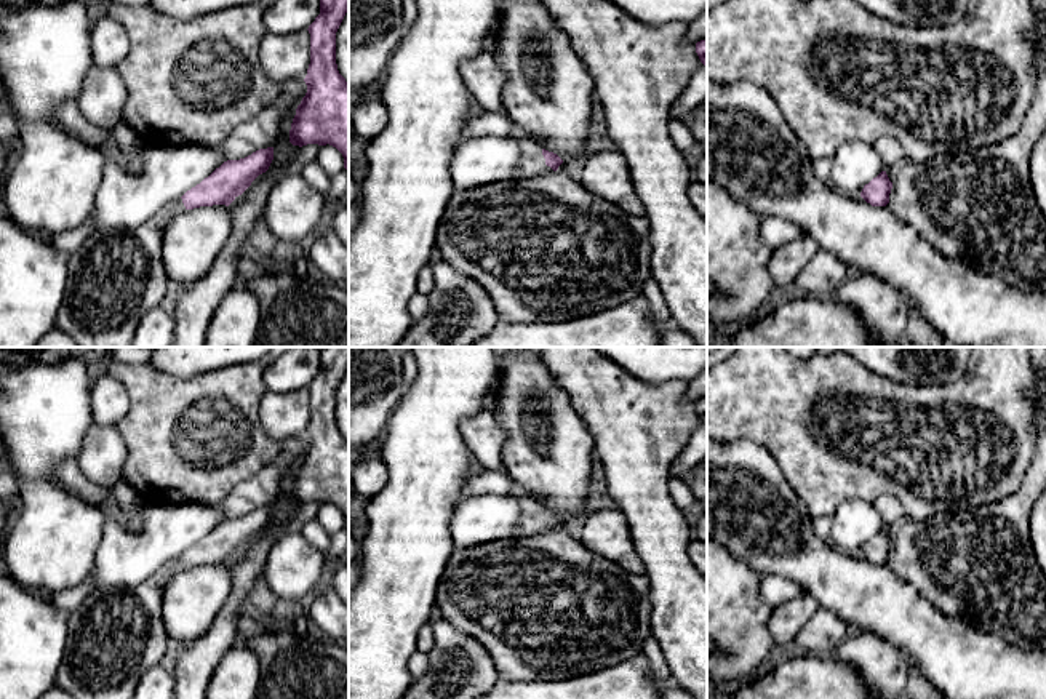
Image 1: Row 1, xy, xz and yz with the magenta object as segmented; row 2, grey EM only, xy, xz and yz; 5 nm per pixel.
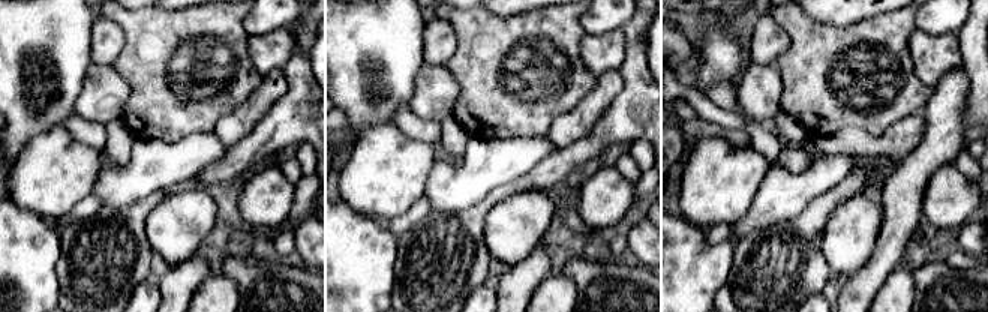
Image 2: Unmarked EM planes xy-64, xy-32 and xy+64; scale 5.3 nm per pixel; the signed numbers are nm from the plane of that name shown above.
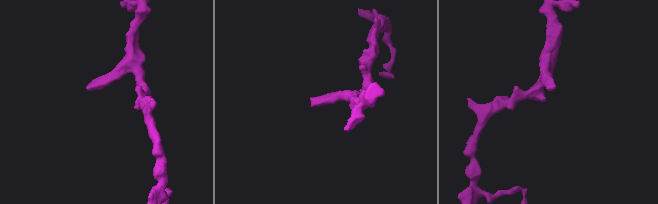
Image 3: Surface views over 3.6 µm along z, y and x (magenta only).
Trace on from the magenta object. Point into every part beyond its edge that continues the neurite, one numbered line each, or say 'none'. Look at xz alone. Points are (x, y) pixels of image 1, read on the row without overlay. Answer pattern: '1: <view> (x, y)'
1: xz (531, 523)

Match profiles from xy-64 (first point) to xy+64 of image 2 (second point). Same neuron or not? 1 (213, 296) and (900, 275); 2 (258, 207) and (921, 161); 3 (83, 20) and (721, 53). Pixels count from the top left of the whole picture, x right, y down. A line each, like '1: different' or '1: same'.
1: same
2: different
3: same

